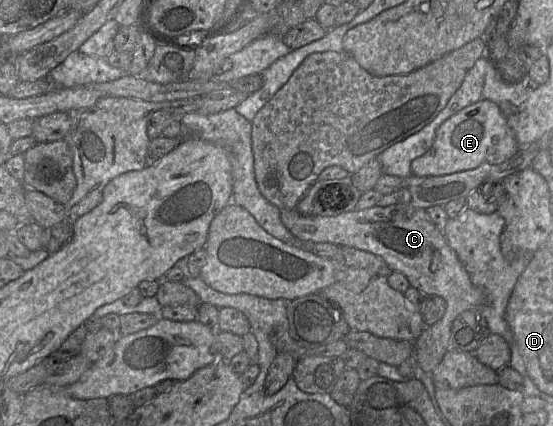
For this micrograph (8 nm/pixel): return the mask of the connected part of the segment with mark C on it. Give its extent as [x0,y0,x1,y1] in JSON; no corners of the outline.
[280,203,486,374]

